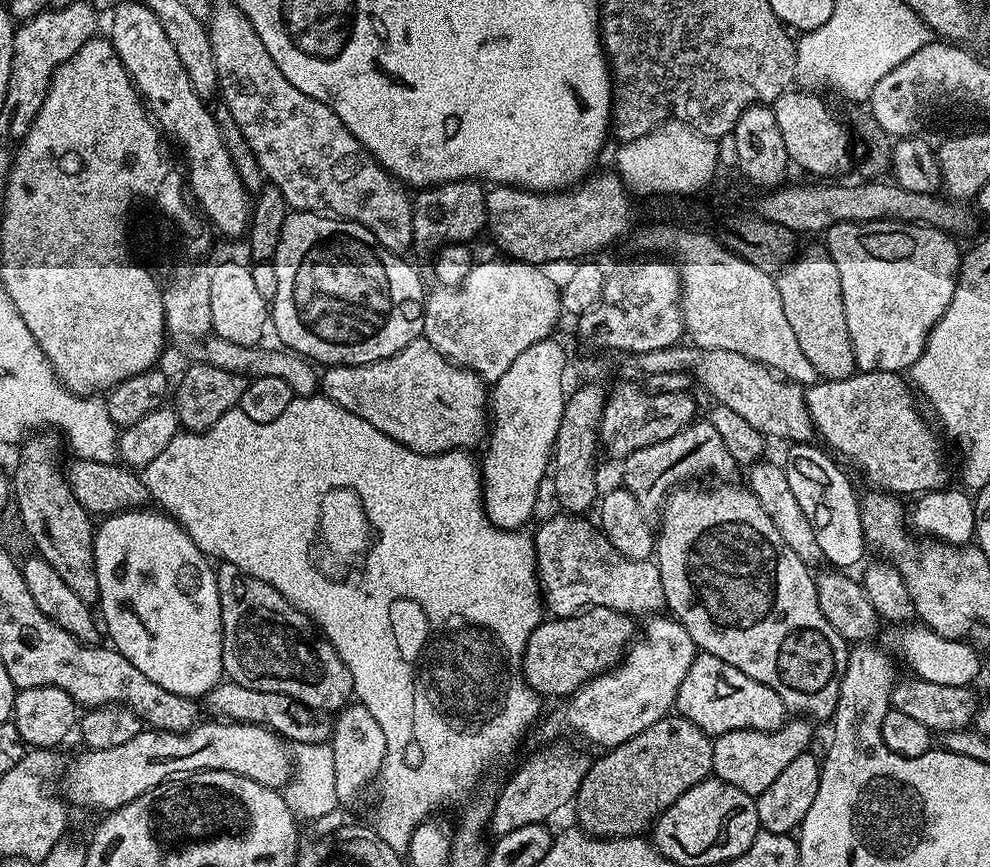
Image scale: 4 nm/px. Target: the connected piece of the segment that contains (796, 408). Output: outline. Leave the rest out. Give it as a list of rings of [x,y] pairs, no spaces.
[[[684,342],[675,344],[662,350],[650,350],[649,352],[636,352],[636,360],[628,360],[632,368],[652,368],[652,374],[661,374],[663,371],[683,371],[694,377],[695,383],[704,384],[708,392],[712,392],[713,401],[722,406],[730,406],[740,417],[746,418],[754,430],[758,430],[765,438],[772,436],[776,440],[788,440],[792,444],[803,444],[811,441],[814,436],[812,419],[808,413],[808,407],[804,405],[805,389],[801,385],[783,379],[765,364],[759,364],[742,354],[731,350],[702,349],[693,347],[692,344]]]

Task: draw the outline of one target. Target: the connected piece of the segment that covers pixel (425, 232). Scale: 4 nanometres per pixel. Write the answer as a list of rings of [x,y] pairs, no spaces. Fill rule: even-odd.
[[[455,180],[417,191],[412,202],[413,241],[431,250],[439,250],[445,244],[472,242],[488,223],[485,191],[485,185],[475,180]]]

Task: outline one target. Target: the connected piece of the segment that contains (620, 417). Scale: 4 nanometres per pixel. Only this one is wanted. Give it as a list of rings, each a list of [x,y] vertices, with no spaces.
[[[628,382],[632,384],[620,384],[616,389],[611,389],[608,392],[608,401],[604,403],[604,417],[600,420],[600,429],[599,429],[599,443],[602,445],[603,451],[604,448],[612,456],[617,456],[617,458],[623,458],[634,454],[634,450],[642,450],[646,446],[654,446],[654,442],[662,442],[666,438],[674,438],[674,434],[678,434],[687,424],[693,423],[697,419],[698,413],[696,413],[696,400],[692,397],[692,394],[688,392],[678,392],[678,393],[668,393],[668,394],[654,394],[650,396],[647,392],[643,391],[641,385],[636,382]]]

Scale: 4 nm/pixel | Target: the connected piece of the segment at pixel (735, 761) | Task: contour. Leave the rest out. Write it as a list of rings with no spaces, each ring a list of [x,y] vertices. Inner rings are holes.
[[[804,718],[789,719],[773,732],[743,728],[715,737],[712,741],[712,776],[730,786],[738,786],[746,794],[758,797],[798,754],[809,751],[813,725]]]

